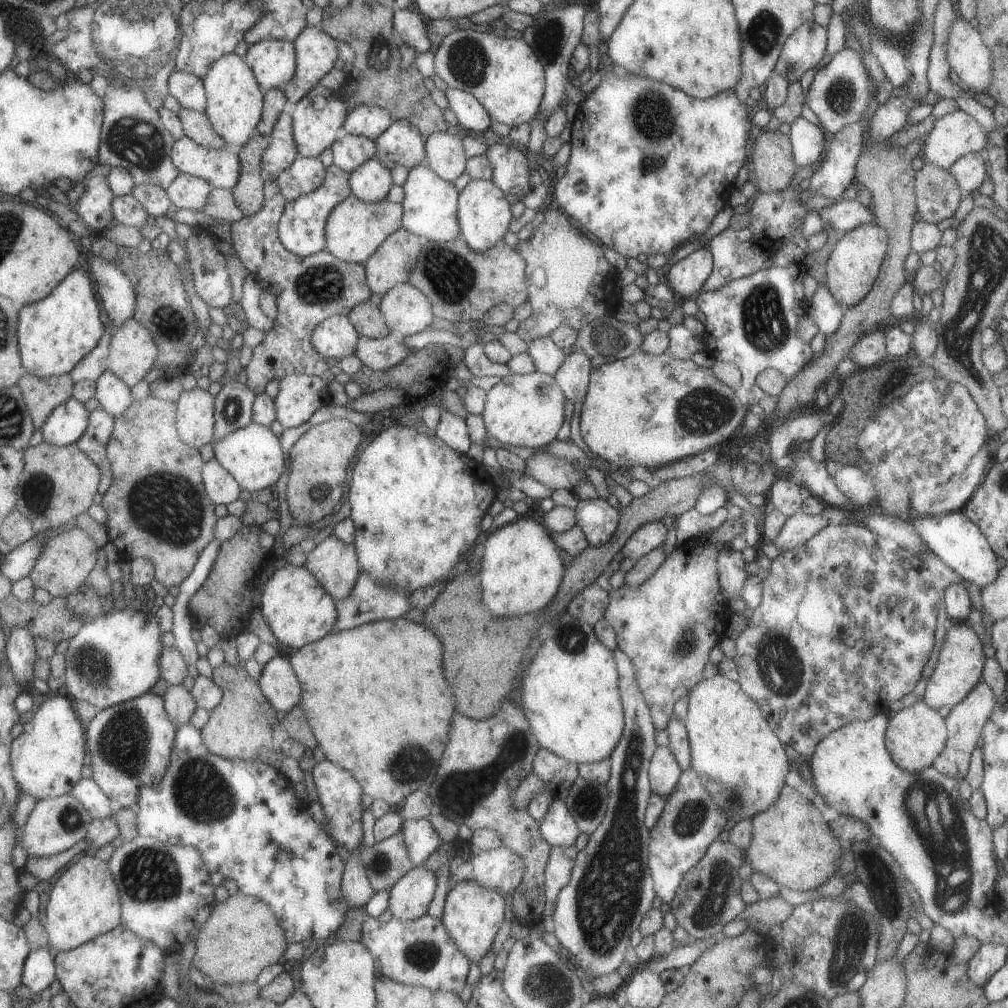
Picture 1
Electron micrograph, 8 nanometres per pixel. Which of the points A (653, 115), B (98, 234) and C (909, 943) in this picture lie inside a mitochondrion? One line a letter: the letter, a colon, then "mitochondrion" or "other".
A: mitochondrion
B: other
C: other

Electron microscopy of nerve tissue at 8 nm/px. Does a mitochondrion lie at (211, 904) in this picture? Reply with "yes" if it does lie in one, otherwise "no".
no

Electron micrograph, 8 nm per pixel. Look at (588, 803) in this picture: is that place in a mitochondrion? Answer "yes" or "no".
yes

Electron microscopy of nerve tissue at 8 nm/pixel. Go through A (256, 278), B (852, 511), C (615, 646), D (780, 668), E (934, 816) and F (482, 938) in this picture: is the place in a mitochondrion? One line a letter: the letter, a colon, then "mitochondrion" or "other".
A: other
B: other
C: other
D: mitochondrion
E: mitochondrion
F: other

